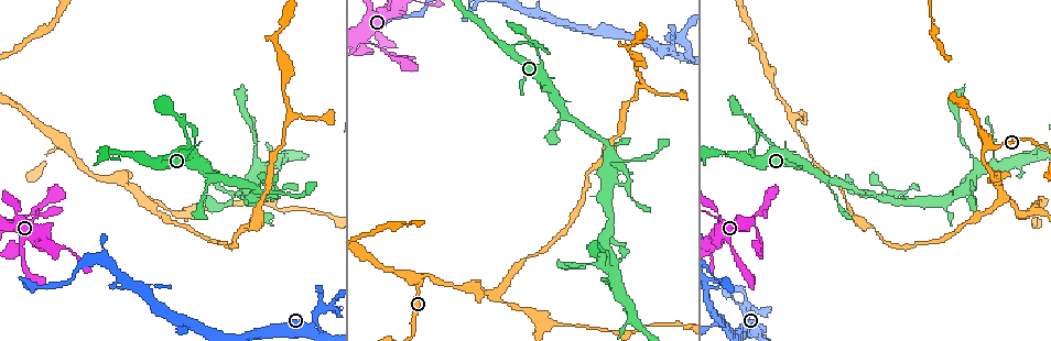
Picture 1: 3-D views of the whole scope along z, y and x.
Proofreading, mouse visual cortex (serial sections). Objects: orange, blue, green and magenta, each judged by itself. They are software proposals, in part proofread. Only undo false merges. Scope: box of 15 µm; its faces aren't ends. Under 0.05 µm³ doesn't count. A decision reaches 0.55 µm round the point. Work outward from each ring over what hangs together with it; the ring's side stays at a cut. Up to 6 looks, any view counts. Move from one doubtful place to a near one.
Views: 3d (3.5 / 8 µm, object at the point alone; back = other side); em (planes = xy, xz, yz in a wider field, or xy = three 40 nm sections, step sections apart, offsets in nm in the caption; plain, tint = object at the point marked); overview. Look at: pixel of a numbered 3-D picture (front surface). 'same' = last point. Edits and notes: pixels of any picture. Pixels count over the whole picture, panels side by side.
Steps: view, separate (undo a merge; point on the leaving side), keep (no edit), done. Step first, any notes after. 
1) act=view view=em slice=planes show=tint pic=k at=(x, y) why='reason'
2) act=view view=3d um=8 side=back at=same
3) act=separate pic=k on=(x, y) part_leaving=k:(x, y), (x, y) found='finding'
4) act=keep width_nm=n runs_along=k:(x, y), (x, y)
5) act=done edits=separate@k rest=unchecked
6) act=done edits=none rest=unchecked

act=view view=3d um=8 pic=1 at=(31, 215) why='calibre changes'

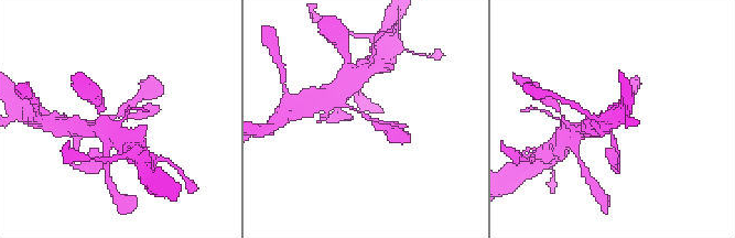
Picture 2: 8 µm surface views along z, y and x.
act=view view=3d um=3.5 pic=2 at=(121, 113) why='closer look'

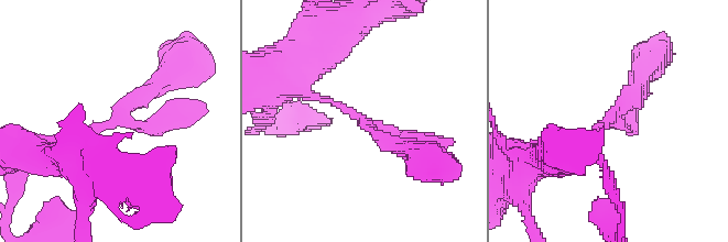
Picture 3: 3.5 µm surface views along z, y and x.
act=keep runs_along=3:(56, 147), (110, 123), (167, 73) found='all the same cell'

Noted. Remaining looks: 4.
act=view view=3d um=3.5 pic=1 at=(494, 295) why='two arms in line, one across'

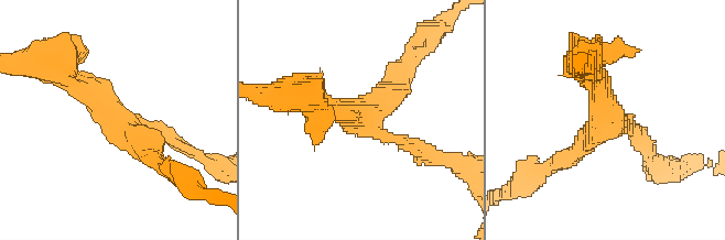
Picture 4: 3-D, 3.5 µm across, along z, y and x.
act=view view=em slice=xy step=5 show=tint pic=4 at=(118, 121) why='shape alone is not enough'

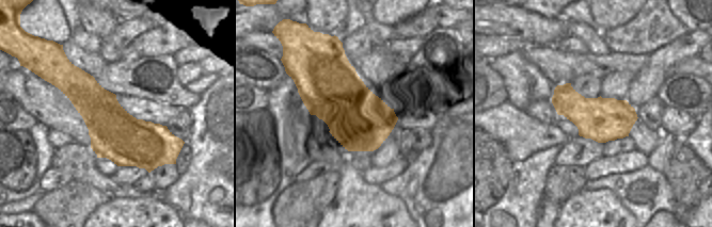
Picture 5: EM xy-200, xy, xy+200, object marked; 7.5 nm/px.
act=keep arm_widths_nm=200,250,300 found='all the same cell'

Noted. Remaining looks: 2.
act=view view=3d um=3.5 side=back pic=1 at=(792, 120) why='abrupt turn'

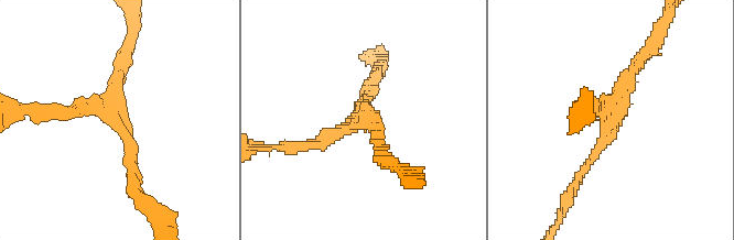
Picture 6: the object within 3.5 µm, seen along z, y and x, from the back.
act=keep runs_along=6:(575, 185), (639, 60) found='one cell here'

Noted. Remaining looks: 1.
act=done edits=none rest=unchecked

